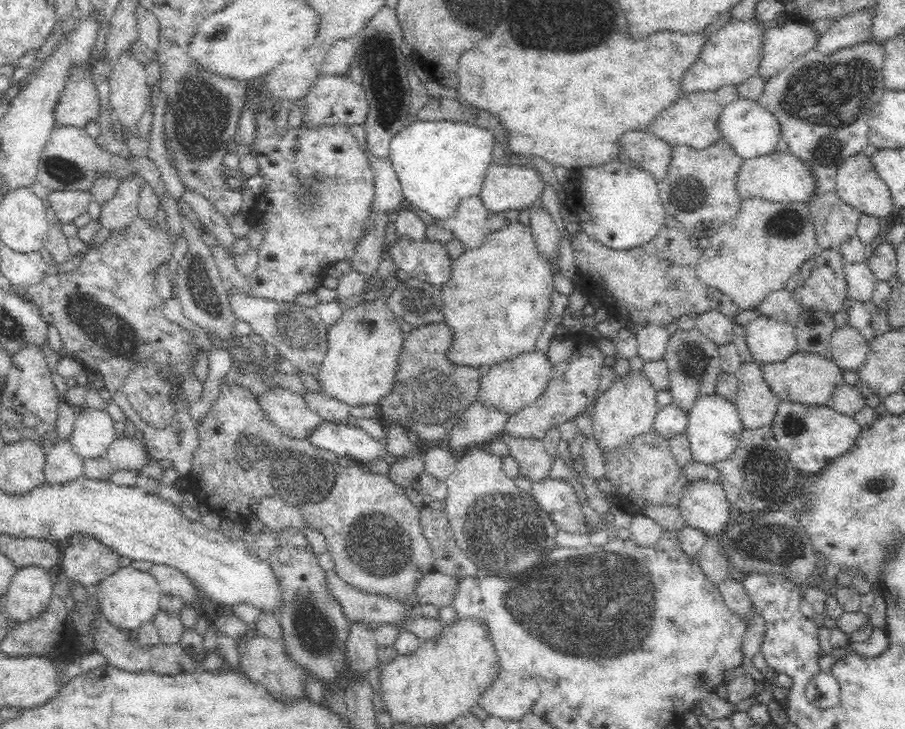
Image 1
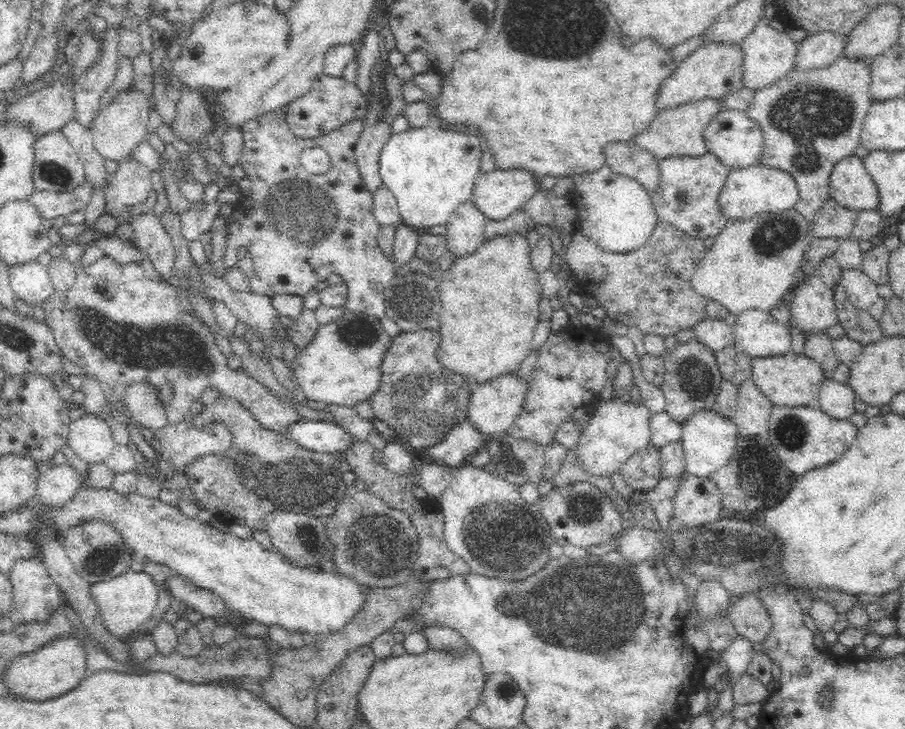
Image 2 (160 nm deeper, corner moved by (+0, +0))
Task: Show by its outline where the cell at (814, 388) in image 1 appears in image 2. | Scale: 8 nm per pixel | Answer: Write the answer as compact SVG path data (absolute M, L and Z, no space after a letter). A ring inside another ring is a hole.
M794 351L773 357L751 358L754 382L760 390L770 398L772 404L780 406L816 406L820 387L828 379L823 366L815 359L804 353Z

